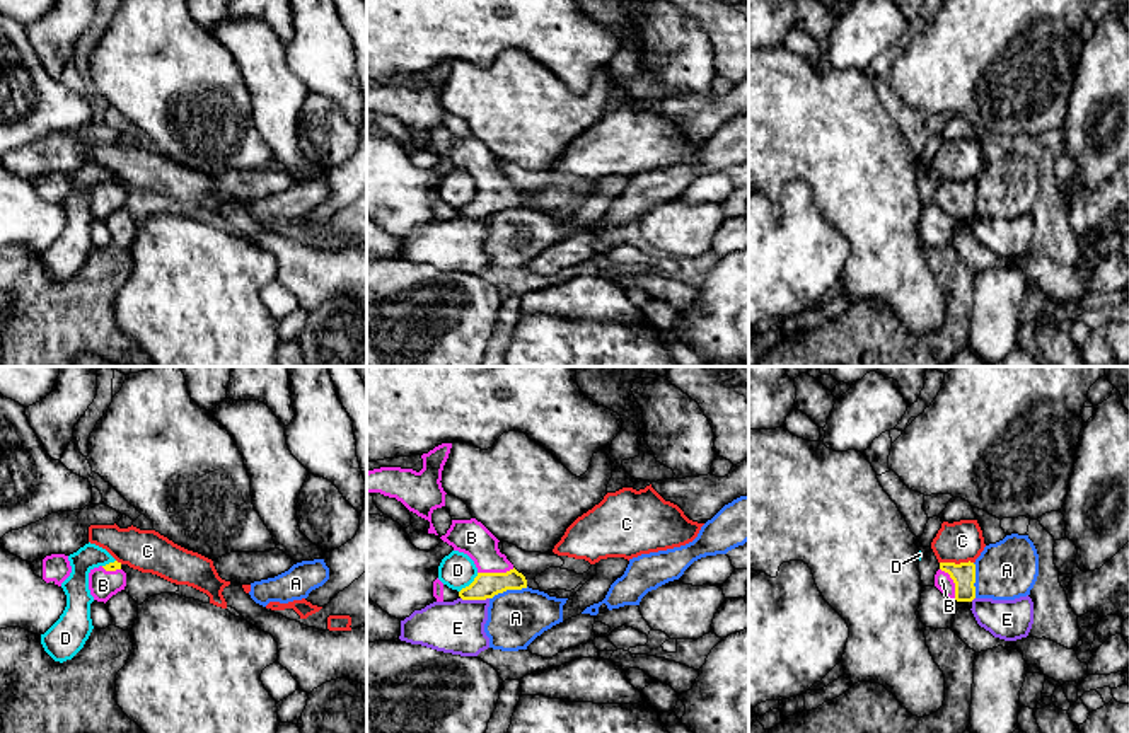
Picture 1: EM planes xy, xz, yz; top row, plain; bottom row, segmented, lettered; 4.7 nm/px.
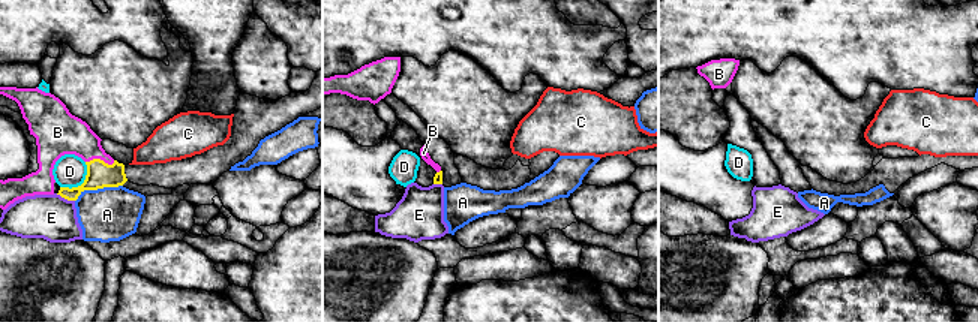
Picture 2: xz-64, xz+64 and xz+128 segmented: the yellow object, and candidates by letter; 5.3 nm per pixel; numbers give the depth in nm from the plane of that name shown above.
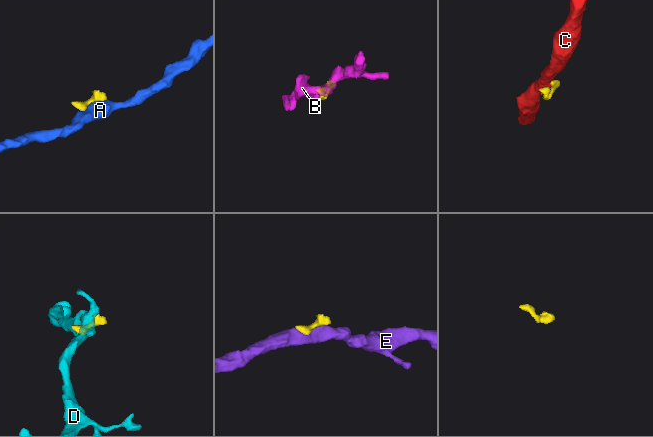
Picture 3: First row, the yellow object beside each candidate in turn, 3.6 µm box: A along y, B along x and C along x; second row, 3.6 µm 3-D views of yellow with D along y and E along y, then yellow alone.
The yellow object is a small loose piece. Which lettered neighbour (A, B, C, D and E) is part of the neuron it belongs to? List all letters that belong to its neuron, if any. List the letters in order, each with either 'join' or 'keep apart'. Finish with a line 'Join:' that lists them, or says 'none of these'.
A: keep apart
B: join
C: keep apart
D: keep apart
E: keep apart
Join: B

